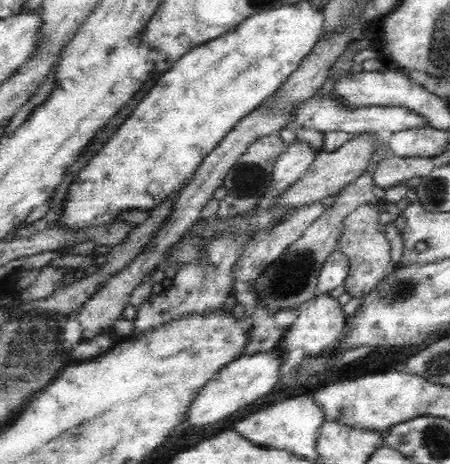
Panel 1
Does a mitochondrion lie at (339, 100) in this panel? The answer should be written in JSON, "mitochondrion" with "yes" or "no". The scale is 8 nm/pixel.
{"mitochondrion":"no"}

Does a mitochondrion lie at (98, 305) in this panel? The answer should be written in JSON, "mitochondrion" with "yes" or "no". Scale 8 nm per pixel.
{"mitochondrion":"no"}

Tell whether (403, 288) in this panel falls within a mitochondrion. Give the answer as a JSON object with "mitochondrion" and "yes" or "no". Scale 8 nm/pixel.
{"mitochondrion":"yes"}

